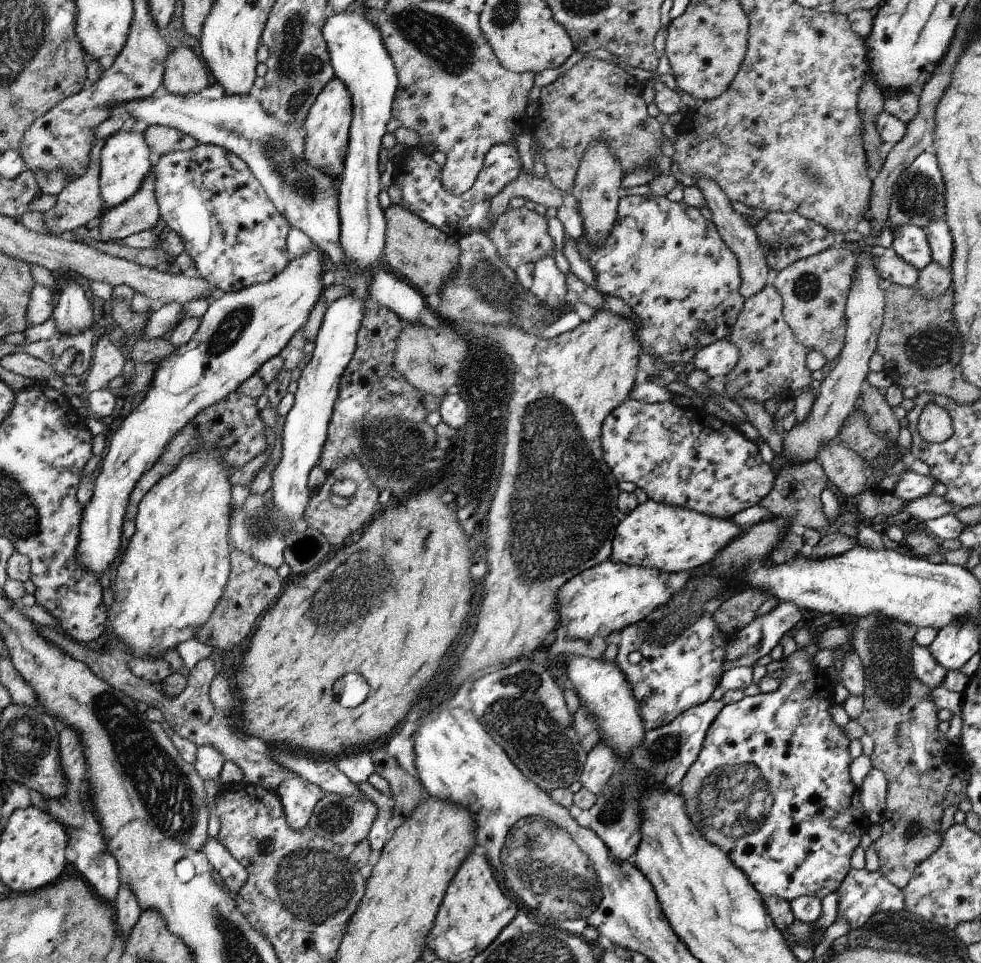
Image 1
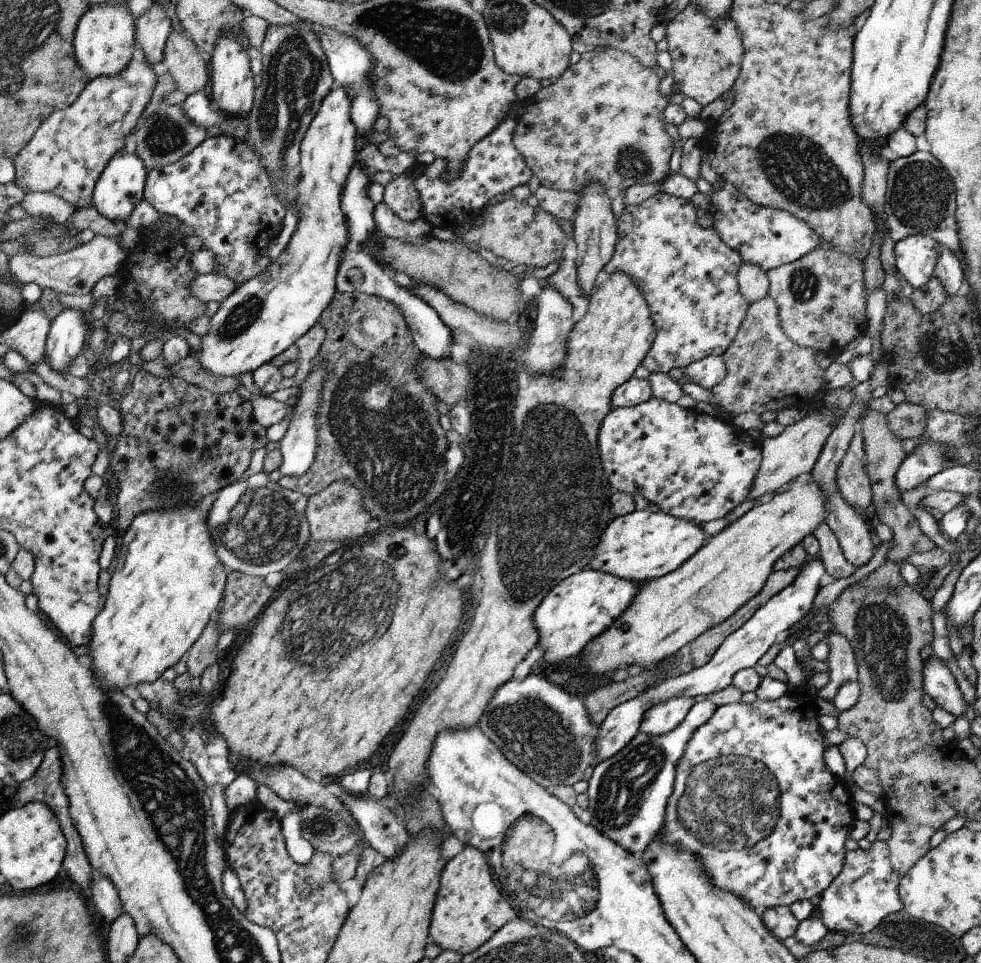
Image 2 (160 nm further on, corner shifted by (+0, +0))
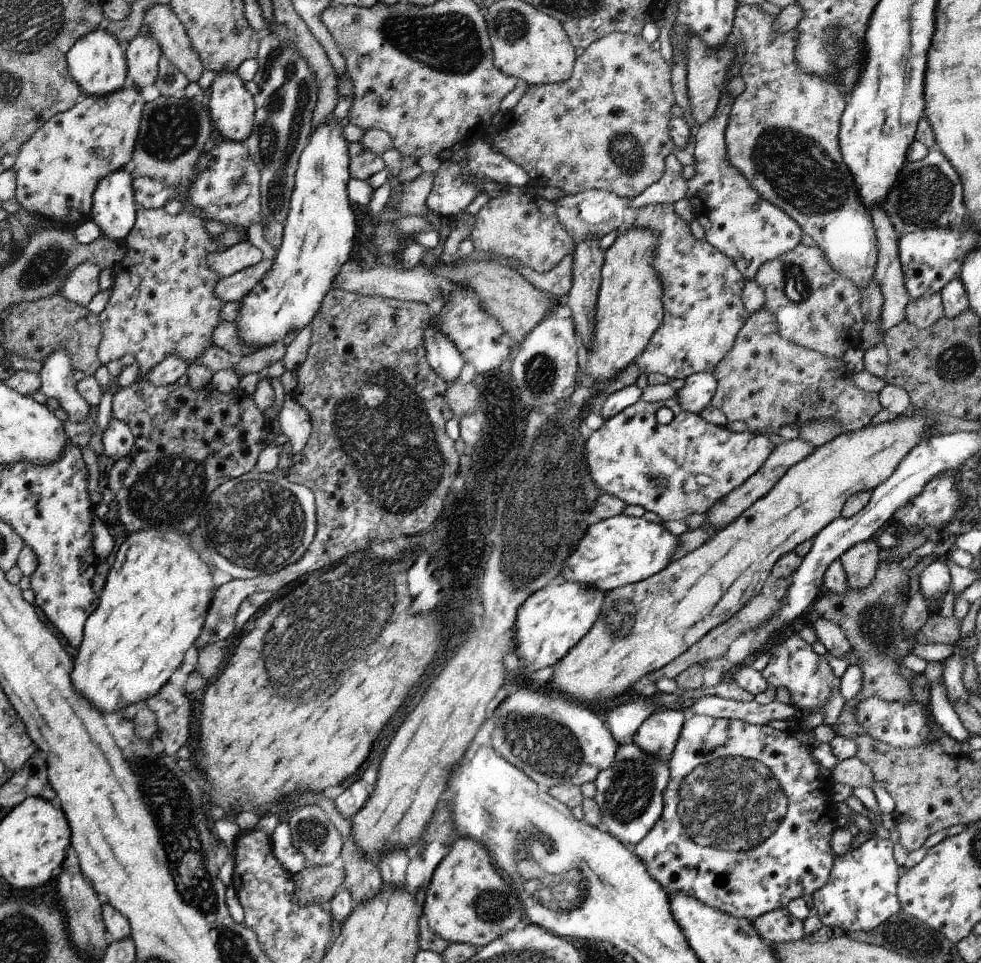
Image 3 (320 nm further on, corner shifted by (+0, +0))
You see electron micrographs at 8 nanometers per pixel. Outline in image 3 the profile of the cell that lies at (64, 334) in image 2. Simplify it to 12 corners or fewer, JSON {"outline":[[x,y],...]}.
{"outline":[[66,348],[42,363],[41,388],[69,422],[84,423],[90,405],[76,392]]}

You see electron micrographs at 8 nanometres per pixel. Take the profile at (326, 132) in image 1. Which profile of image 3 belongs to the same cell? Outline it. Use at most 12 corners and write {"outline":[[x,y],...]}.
{"outline":[[340,121],[299,158],[282,246],[238,300],[254,352],[312,324],[350,258]]}

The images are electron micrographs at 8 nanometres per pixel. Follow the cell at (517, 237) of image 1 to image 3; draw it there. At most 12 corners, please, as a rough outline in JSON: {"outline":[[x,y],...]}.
{"outline":[[533,184],[490,197],[476,250],[551,272],[575,250]]}

